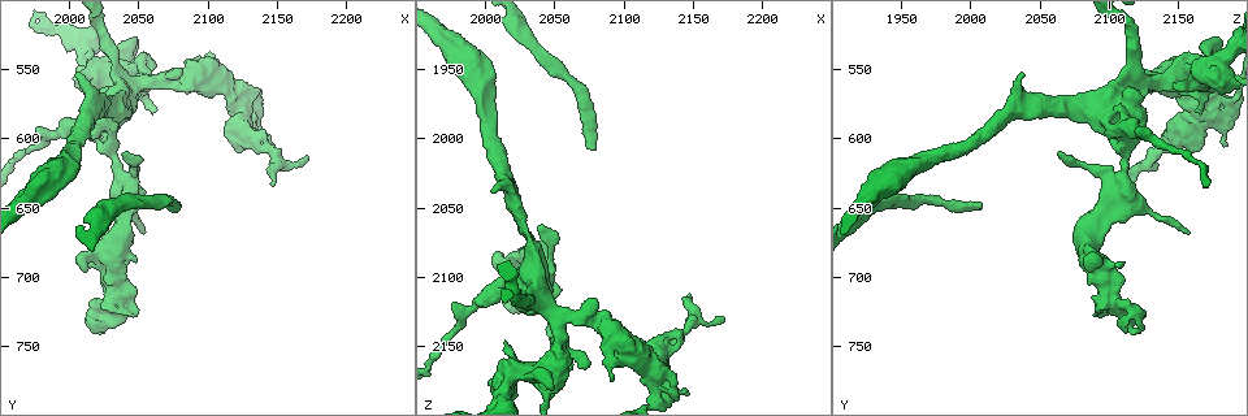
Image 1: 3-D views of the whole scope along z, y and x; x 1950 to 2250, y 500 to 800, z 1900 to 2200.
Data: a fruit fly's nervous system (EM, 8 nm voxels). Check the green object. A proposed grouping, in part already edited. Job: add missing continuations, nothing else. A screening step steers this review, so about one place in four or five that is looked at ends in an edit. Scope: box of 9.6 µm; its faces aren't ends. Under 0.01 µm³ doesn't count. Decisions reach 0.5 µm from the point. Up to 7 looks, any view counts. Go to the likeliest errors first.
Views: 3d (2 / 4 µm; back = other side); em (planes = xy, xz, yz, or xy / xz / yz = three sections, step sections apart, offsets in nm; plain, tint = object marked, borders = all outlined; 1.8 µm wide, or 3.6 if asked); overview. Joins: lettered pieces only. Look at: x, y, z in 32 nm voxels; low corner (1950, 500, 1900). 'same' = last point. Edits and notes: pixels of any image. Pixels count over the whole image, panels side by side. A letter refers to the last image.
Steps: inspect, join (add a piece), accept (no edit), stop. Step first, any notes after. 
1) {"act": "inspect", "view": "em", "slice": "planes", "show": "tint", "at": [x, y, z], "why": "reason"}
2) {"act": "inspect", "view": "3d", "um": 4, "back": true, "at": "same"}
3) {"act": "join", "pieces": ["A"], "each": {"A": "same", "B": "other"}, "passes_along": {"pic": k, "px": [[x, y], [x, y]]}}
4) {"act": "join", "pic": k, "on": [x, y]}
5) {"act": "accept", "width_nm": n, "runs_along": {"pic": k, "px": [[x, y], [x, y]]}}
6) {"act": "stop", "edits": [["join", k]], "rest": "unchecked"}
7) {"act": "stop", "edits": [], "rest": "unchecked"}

{"act": "inspect", "view": "em", "slice": "planes", "show": "plain", "at": [2076, 648, 2010]}

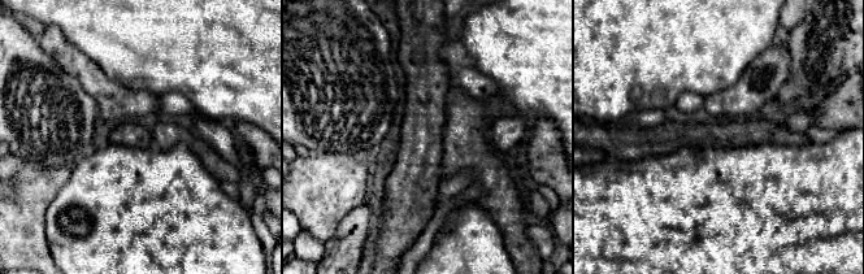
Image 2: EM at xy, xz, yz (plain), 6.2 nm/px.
{"act": "inspect", "view": "em", "slice": "planes", "show": "borders", "at": "same", "why": "what lies round it"}

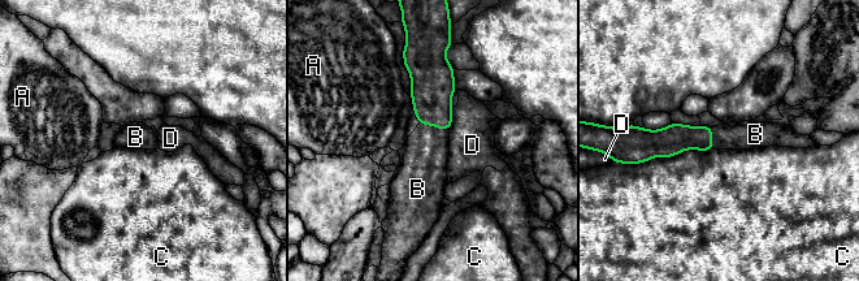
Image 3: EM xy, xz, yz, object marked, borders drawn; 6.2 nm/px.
{"act": "join", "pieces": ["B"], "each": {"A": "other", "B": "same", "C": "other", "D": "other"}, "passes_along": {"pic": 3, "px": [[432, 86], [434, 126], [423, 164]]}, "found": "the cell continues"}

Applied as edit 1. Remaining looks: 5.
{"act": "inspect", "view": "overview"}

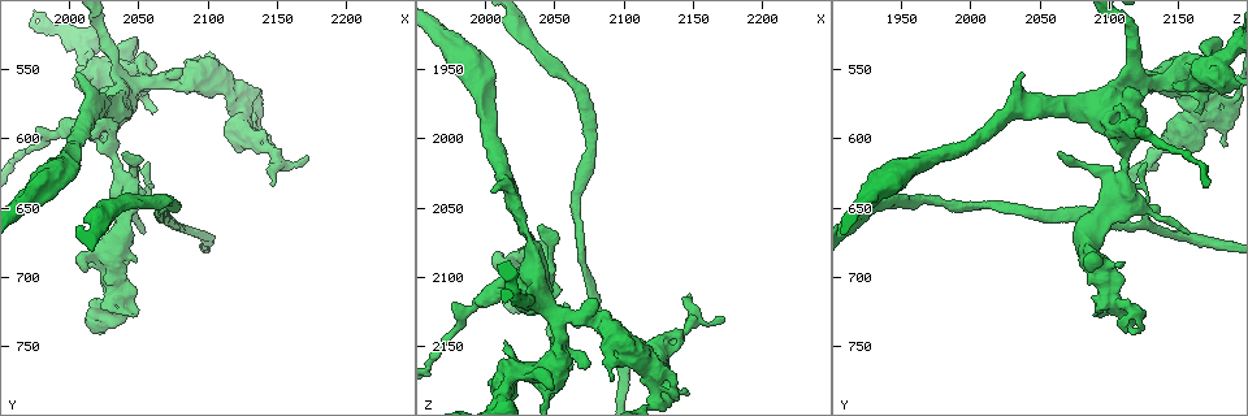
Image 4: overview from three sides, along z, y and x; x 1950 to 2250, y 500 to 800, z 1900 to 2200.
{"act": "inspect", "view": "3d", "um": 4, "at": [2140, 598, 2150], "why": "branch stops here"}

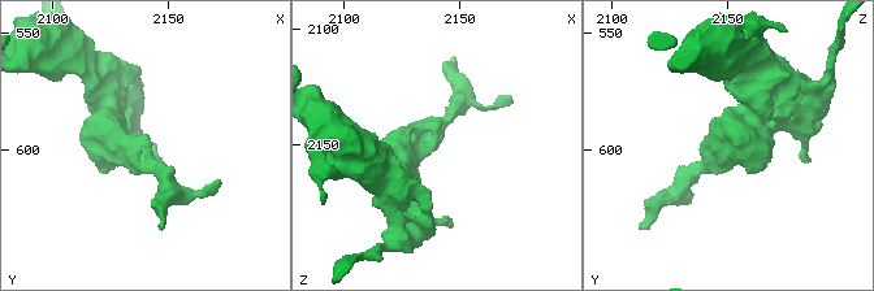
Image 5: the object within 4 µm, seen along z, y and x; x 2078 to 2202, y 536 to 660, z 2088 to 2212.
{"act": "inspect", "view": "em", "slice": "planes", "show": "borders", "at": [2141, 596, 2150]}

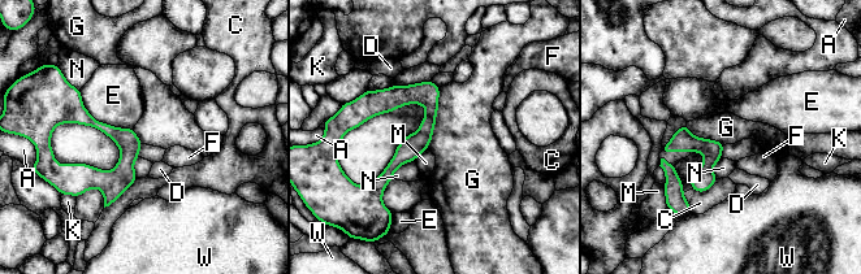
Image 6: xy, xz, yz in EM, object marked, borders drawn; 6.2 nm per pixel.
{"act": "accept", "each": {"A": "other", "C": "other", "D": "other", "E": "other", "F": "other", "G": "other", "K": "other", "M": "other", "N": "other", "W": "other"}, "runs_along": {"pic": 6, "px": [[429, 85], [424, 134], [375, 188]]}, "found": "no lettered piece goes on from it"}

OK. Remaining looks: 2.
{"act": "inspect", "view": "3d", "um": 4, "at": [2042, 638, 2108], "why": "two arms at a narrow angle"}

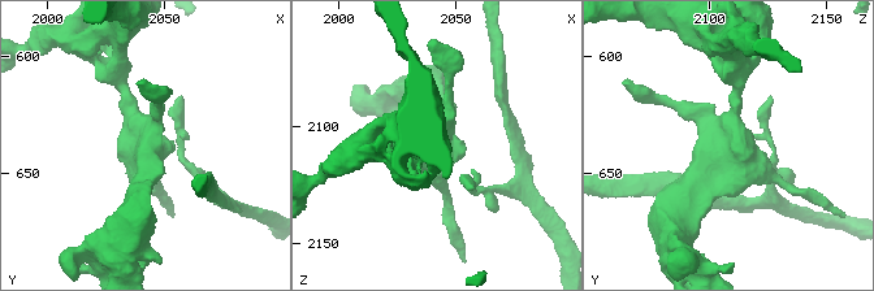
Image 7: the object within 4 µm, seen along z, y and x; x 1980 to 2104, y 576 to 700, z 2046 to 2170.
{"act": "inspect", "view": "em", "slice": "planes", "show": "borders", "at": [2041, 636, 2108], "why": "shape alone is not enough"}

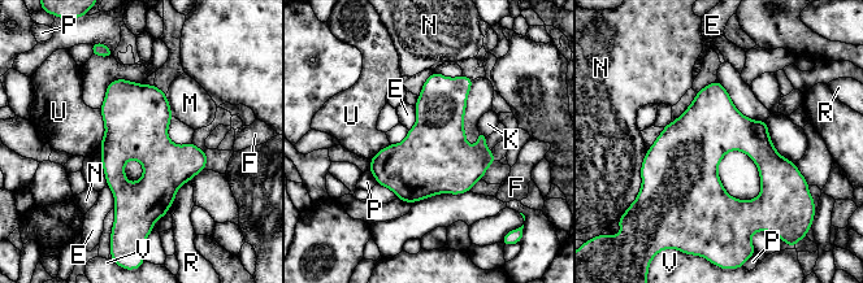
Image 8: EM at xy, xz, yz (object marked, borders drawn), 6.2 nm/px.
{"act": "accept", "each": {"E": "other", "F": "other", "K": "other", "M": "other", "N": "other", "P": "other", "R": "other", "U": "other", "V": "other"}, "found": "none of them fits"}

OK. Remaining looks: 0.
{"act": "stop", "edits": [["join", 3]], "rest": "unchecked"}

